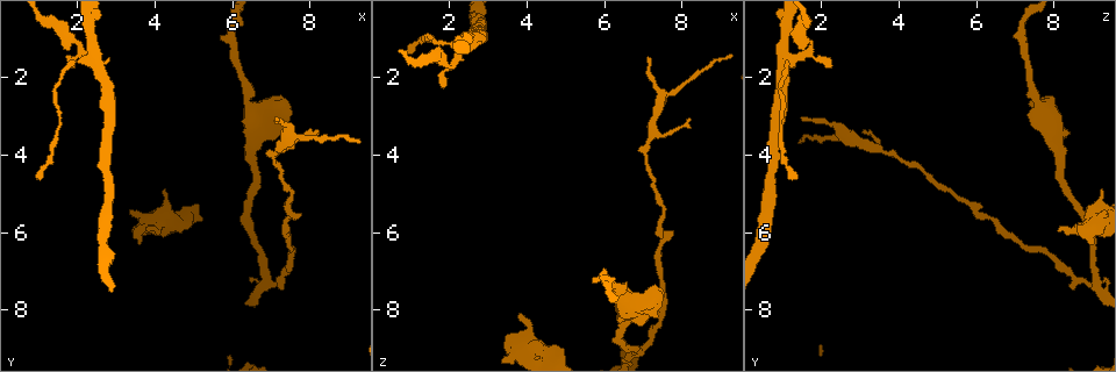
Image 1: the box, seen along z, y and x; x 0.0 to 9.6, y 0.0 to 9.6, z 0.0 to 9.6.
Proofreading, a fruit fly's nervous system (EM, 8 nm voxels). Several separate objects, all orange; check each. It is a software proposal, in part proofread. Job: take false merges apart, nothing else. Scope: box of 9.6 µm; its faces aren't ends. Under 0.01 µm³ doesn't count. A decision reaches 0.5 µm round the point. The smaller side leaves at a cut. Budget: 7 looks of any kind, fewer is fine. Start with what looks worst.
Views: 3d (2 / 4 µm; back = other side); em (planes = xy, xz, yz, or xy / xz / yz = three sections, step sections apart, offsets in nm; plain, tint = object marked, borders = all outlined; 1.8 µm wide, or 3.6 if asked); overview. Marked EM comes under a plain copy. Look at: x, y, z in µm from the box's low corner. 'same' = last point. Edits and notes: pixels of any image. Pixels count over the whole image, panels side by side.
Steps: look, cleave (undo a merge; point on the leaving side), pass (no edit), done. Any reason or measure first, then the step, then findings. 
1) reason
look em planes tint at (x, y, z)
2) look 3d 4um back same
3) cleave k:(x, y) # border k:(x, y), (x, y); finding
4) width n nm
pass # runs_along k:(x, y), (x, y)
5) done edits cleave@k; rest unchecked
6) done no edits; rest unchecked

thin arm on a thick one
look 3d 4um at (2.50, 1.70, 1.10)

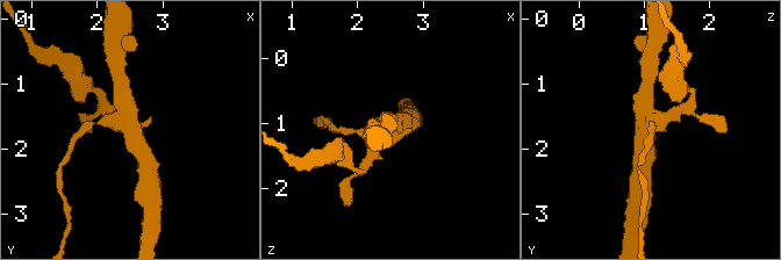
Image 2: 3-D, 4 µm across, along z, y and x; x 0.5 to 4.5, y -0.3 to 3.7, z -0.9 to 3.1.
arms 4; need the tissue
look em xz step 16 tint at (2.50, 1.65, 1.05)

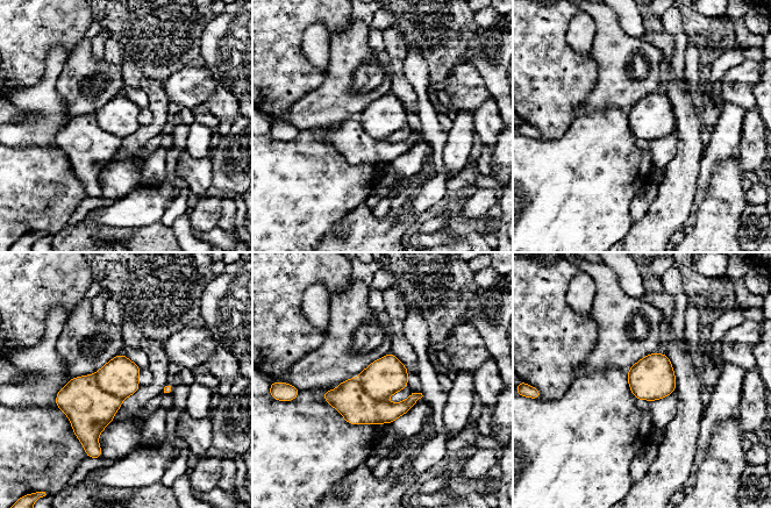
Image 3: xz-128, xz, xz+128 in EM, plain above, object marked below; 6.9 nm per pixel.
look em planes tint same

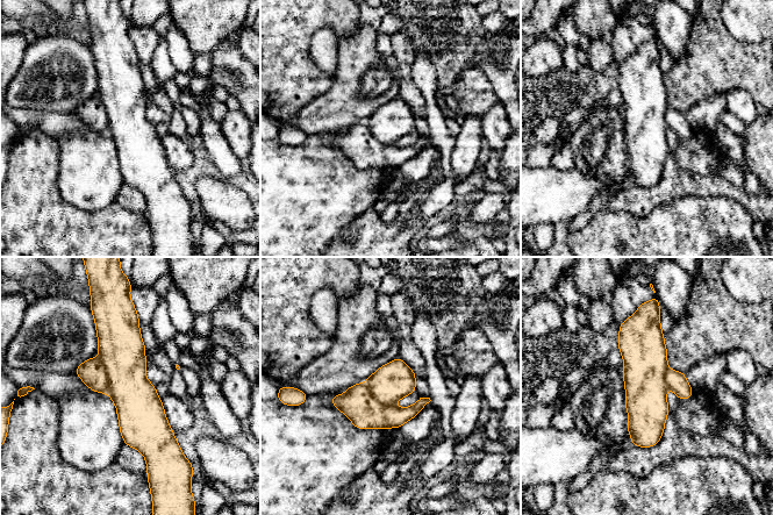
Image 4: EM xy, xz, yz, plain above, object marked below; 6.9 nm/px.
cleave 4:(92, 372) # part_leaving 4:(335, 399), (373, 414), (407, 414), (426, 400); two cells meet here

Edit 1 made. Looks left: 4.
sharp bend
look em 3.6um yz step 4 tint at (4.00, 5.85, 8.85)

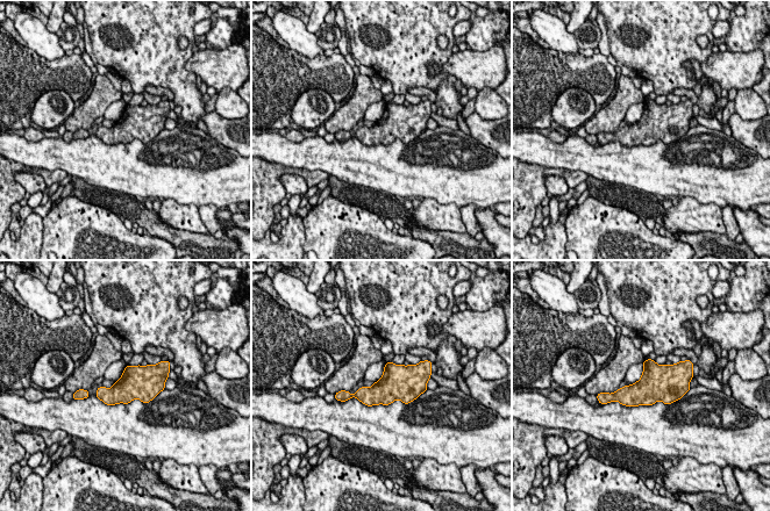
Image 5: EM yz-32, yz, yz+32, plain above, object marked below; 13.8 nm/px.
look em 3.6um xz step 4 borders same

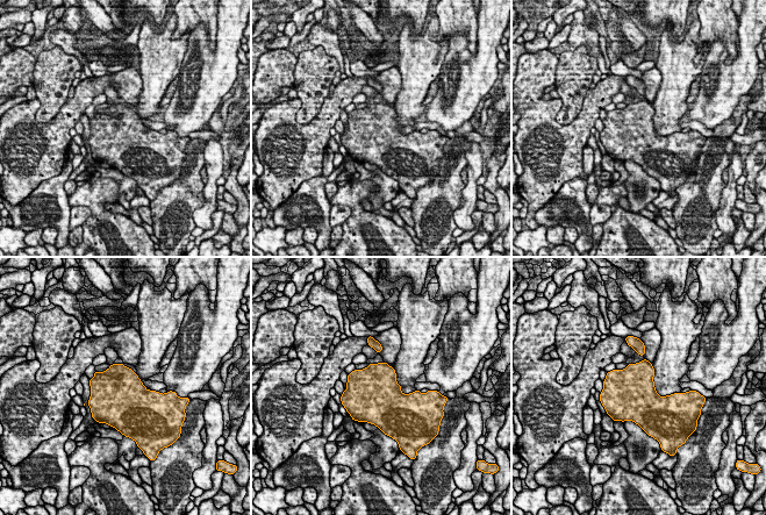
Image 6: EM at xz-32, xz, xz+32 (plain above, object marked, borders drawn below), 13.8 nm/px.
pass # all the same cell

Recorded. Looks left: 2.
abrupt turn
look em planes tint at (6.90, 7.30, 9.05)

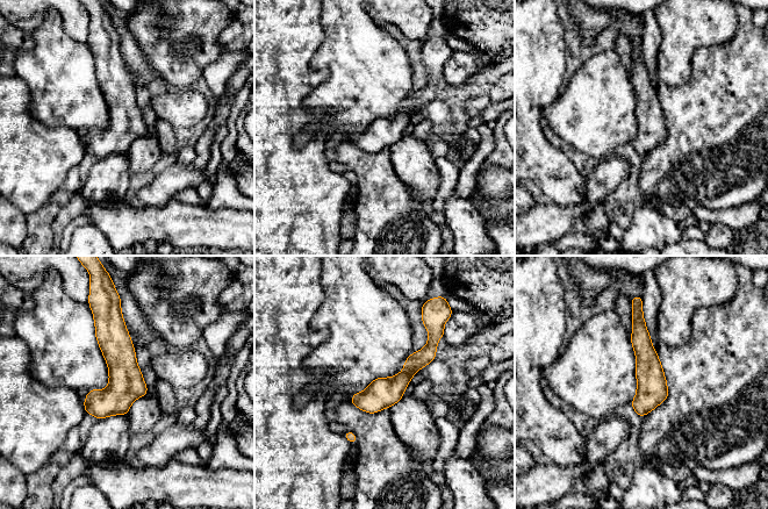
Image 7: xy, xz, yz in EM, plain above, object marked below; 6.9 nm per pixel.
width 220 nm
pass # runs_along 7:(431, 335), (389, 391), (353, 400); all the same cell

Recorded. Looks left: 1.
done edits cleave@4; rest unchecked

